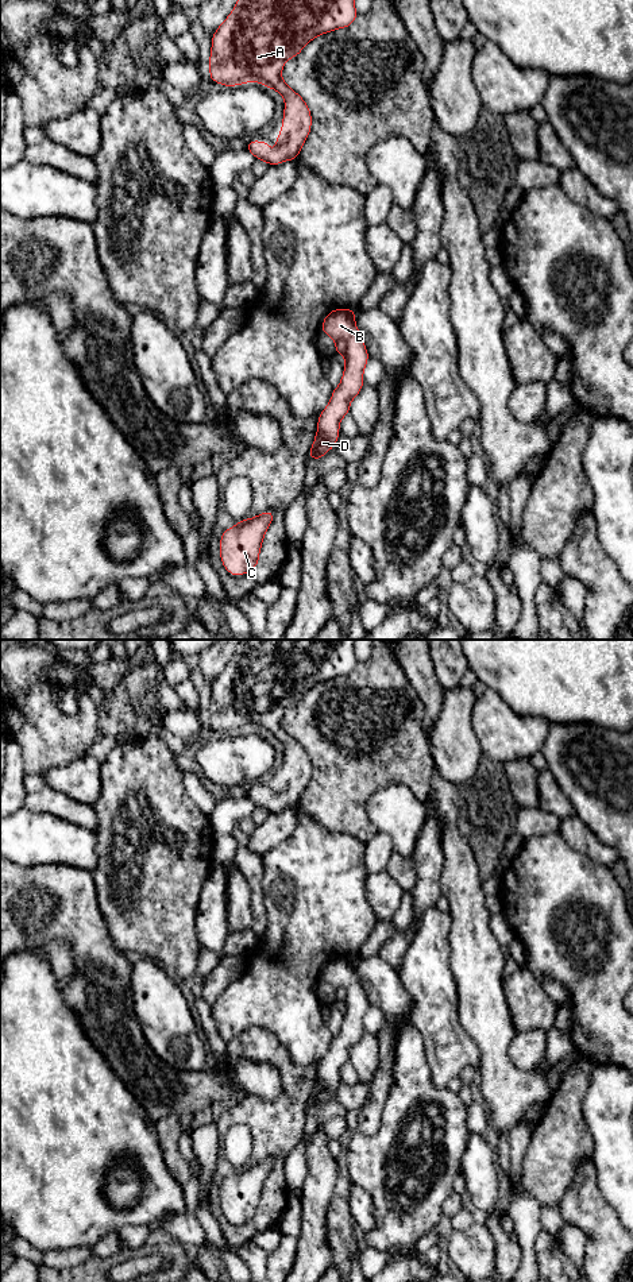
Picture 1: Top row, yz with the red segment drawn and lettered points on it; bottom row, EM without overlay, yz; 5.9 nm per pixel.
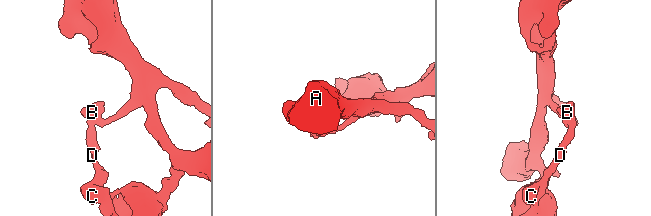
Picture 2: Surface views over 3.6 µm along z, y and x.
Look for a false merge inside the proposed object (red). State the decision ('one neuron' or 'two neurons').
two neurons

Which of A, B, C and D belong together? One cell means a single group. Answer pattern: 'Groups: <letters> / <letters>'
Groups: A / B C D

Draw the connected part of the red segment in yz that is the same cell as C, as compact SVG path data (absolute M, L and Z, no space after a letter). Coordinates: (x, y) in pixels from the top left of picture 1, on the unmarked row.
M267 1158L254 1166L239 1169L223 1179L220 1208L232 1224L242 1224L258 1215L263 1185L274 1162L274 1158Z

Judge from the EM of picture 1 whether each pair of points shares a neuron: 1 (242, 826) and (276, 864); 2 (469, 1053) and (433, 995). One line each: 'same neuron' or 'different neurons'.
1: different neurons
2: same neuron

